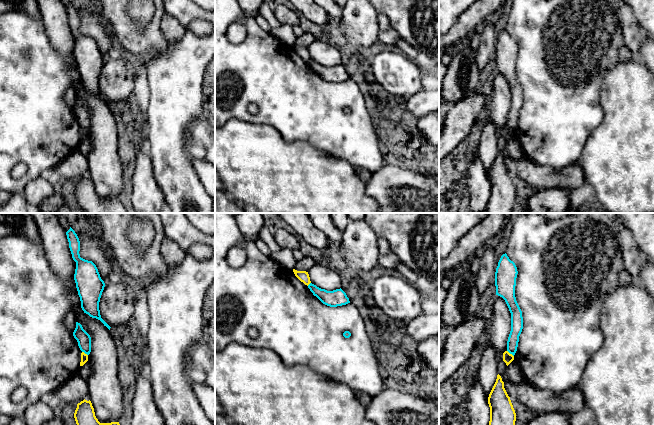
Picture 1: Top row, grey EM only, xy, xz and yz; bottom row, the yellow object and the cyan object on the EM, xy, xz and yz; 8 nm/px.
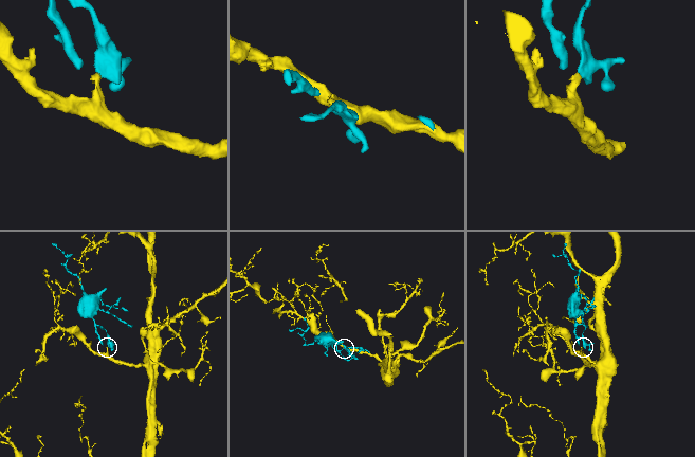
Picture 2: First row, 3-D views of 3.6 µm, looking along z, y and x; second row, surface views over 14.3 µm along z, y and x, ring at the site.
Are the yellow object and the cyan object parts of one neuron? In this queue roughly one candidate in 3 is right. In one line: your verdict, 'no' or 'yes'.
no

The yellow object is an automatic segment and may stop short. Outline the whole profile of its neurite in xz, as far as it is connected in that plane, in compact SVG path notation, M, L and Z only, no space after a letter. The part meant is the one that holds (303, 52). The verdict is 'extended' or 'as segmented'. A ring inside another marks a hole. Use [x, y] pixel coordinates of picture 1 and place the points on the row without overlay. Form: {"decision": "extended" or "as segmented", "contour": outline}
{"decision": "as segmented", "contour": "M293 45L293 48L294 48L295 52L296 52L301 58L303 58L305 61L308 62L308 61L311 59L308 48L306 48L306 47L297 47L297 46L295 46L295 45Z"}

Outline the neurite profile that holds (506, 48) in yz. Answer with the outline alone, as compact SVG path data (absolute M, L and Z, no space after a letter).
M503 30L498 38L495 48L496 71L502 73L511 89L511 107L507 117L507 127L515 131L518 123L519 112L523 105L522 87L516 77L515 62L517 54L517 43Z

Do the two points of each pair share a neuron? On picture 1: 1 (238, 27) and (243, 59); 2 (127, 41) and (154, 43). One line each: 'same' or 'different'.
1: different
2: same

